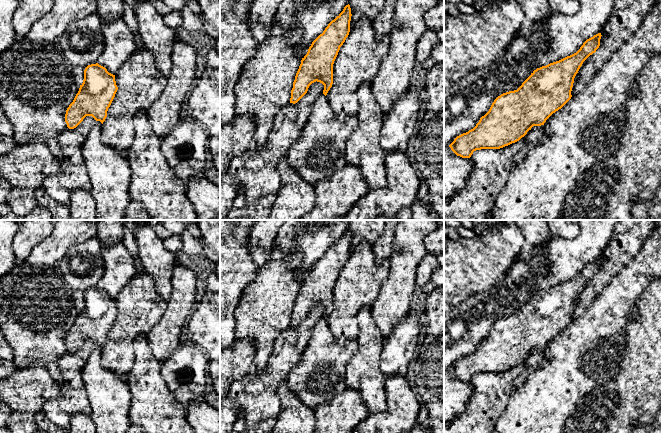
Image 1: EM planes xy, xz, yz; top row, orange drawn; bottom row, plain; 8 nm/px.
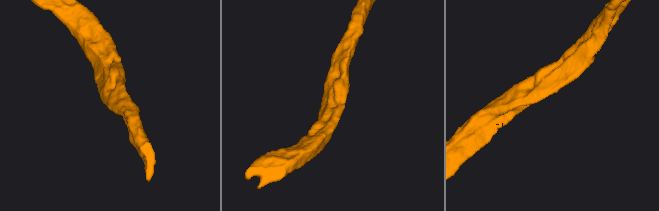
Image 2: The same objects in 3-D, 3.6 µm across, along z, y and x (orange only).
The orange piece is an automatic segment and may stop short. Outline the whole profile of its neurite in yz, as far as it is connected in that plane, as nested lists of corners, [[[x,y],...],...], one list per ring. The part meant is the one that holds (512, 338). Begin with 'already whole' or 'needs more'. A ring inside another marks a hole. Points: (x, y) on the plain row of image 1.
already whole | [[[598,257],[587,263],[576,277],[537,292],[517,314],[498,320],[473,353],[454,363],[449,369],[451,374],[457,380],[470,382],[476,374],[503,372],[519,365],[533,350],[544,349],[553,337],[571,323],[574,302],[583,286],[599,272],[601,260]]]

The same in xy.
already whole | [[[98,287],[88,289],[84,294],[83,307],[66,334],[67,351],[76,352],[86,340],[92,340],[103,348],[117,314],[115,299]]]

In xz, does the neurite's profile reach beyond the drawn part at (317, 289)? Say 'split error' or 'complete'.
complete

